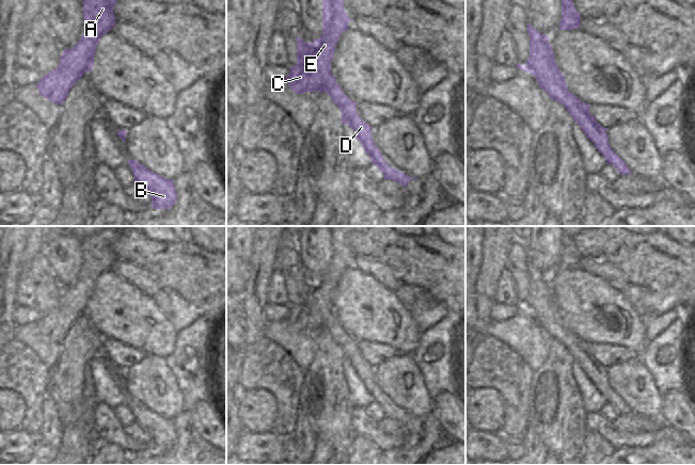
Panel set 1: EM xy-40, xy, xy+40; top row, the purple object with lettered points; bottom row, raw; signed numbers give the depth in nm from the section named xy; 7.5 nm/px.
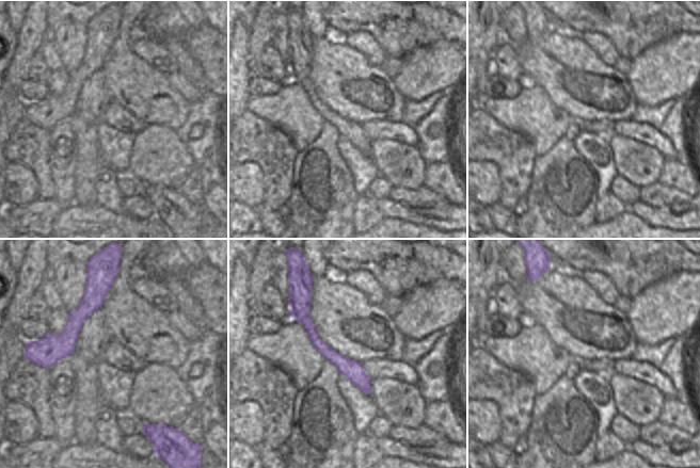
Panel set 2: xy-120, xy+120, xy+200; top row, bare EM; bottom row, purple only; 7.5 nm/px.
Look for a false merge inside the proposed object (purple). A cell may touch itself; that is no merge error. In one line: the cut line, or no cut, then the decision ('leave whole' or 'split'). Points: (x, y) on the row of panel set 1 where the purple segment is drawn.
cut xy (312, 43), (306, 62), (303, 65), (296, 66); split

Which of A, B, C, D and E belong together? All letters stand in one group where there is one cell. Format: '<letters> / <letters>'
A C E / B D

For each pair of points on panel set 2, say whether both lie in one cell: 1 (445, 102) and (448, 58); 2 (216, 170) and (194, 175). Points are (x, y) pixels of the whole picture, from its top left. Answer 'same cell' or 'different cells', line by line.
1: different cells
2: different cells

